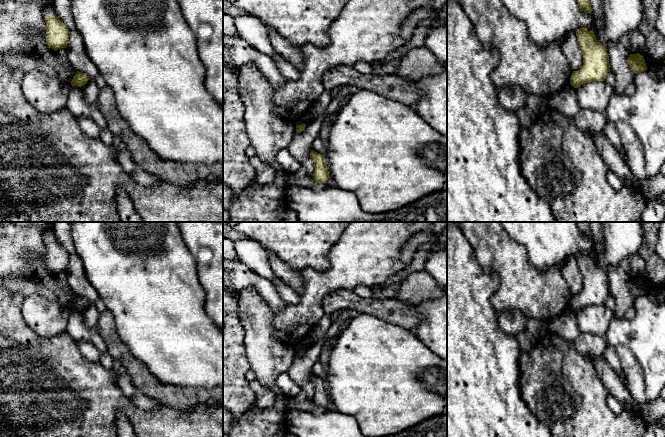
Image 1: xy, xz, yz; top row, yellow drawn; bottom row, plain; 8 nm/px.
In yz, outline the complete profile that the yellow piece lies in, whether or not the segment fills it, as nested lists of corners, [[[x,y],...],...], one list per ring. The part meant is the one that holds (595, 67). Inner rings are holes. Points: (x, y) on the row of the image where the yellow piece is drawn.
[[[580,28],[576,36],[583,55],[583,65],[578,71],[573,71],[570,84],[578,88],[588,82],[605,81],[610,71],[606,47],[598,42],[593,31]]]

